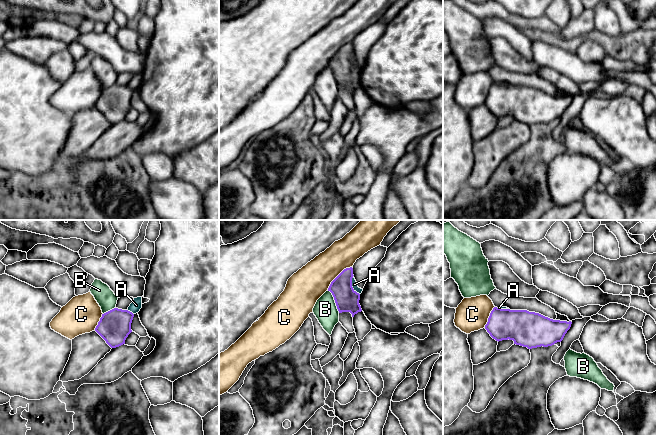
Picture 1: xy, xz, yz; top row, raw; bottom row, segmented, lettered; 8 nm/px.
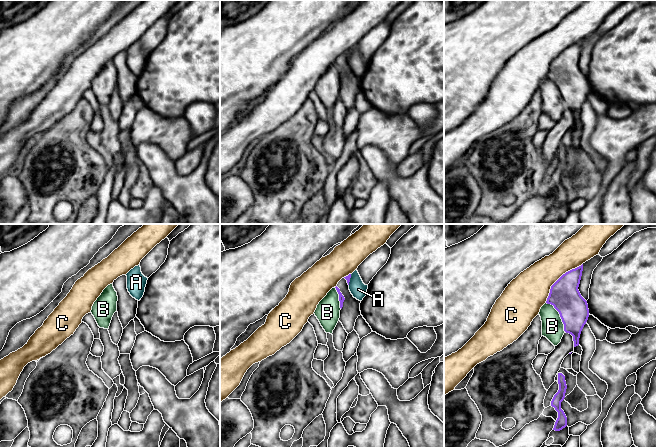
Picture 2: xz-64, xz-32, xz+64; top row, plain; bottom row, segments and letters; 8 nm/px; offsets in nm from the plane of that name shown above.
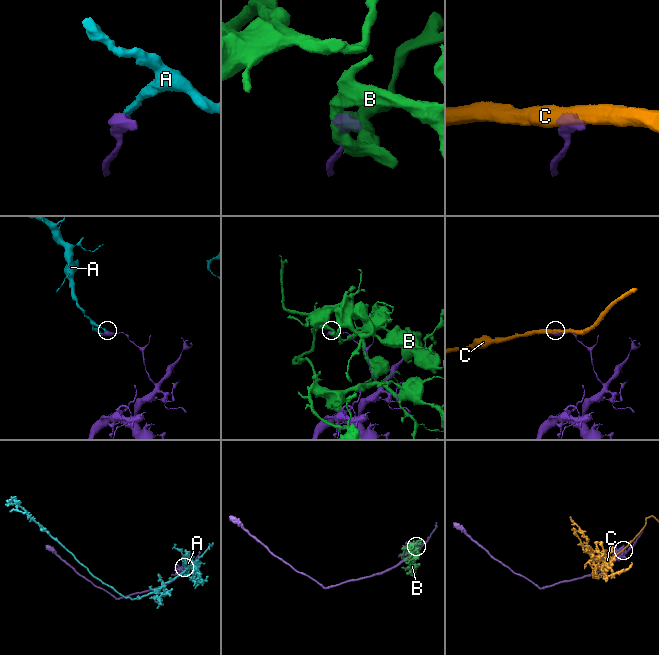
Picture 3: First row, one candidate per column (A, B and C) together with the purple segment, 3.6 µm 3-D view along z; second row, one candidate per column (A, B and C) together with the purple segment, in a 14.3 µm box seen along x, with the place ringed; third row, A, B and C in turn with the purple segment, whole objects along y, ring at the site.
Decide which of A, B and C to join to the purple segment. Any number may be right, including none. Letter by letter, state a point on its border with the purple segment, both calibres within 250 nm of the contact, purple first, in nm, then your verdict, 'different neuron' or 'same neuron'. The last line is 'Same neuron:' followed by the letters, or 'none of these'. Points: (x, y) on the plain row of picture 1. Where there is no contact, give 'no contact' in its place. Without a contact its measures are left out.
A: meets purple in xz at (351, 61); 190 nm thick on the purple side, 50 nm on the other; different neuron
B: meets purple in xz at (335, 77); 190 nm thick on the purple side, 190 nm on the other; different neuron
C: meets purple in xz at (337, 52); 190 nm thick on the purple side, 280 nm on the other; different neuron
Same neuron: none of these

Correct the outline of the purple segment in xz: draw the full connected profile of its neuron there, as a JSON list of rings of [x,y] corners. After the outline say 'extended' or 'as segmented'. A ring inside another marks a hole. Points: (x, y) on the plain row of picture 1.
[[[353,44],[344,45],[330,60],[328,67],[334,73],[339,89],[350,88],[352,93],[361,88],[360,70],[352,63]]]; as segmented

